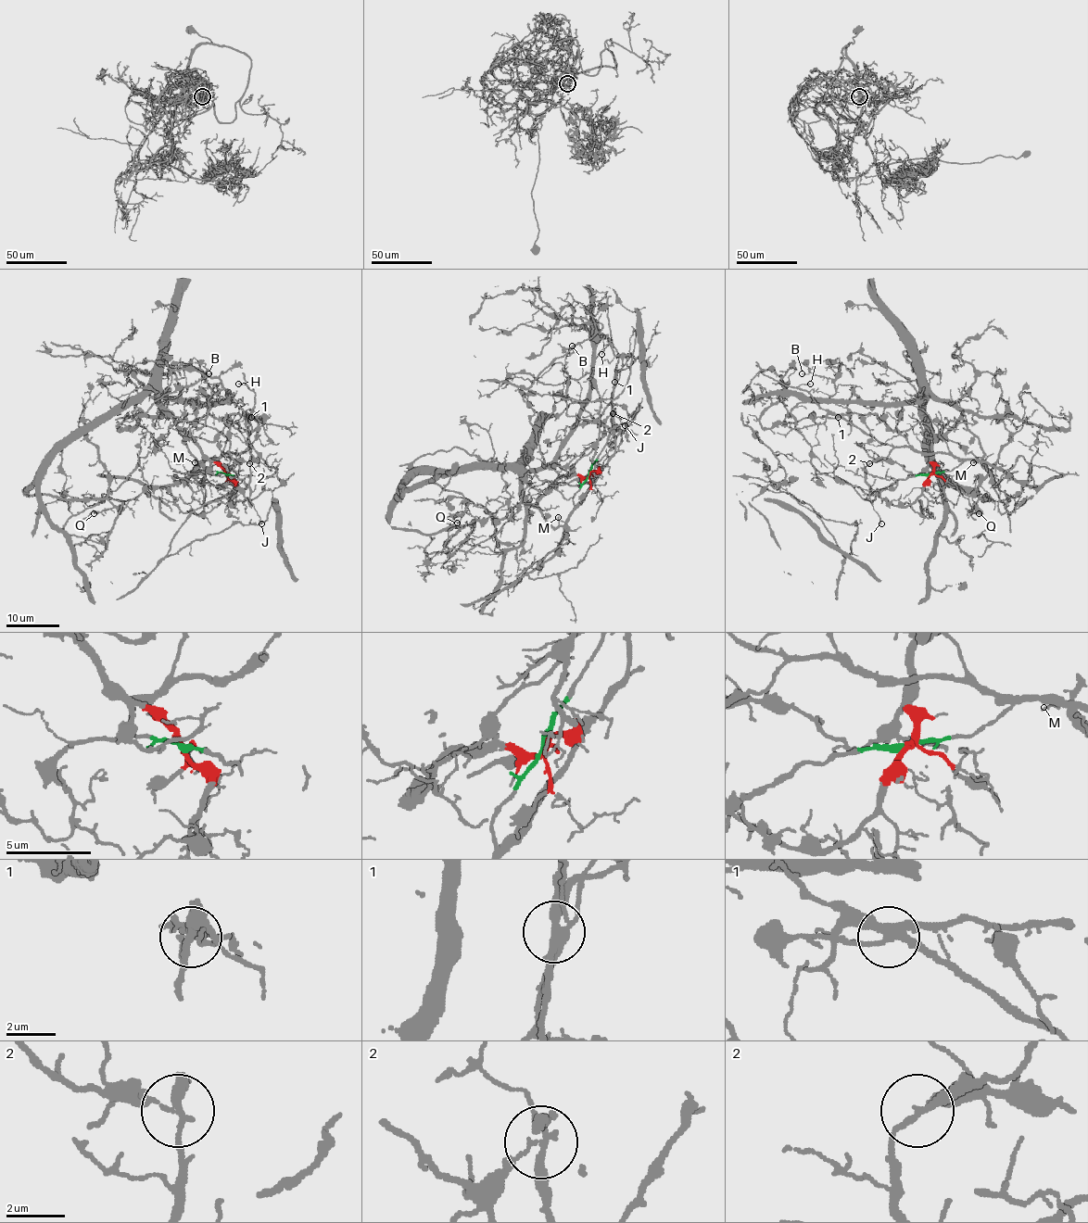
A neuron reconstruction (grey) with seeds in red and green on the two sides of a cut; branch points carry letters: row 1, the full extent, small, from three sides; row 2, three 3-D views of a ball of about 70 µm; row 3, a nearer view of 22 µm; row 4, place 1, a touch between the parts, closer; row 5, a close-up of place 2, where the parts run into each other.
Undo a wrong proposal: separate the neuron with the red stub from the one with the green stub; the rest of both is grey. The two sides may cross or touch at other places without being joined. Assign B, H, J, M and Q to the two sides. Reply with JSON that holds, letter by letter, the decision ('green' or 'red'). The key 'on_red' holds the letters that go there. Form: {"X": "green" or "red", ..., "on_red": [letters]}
{"B": "red", "H": "green", "J": "green", "M": "green", "Q": "red", "on_red": ["B", "Q"]}

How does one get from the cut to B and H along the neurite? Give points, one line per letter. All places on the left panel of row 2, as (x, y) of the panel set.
B: (226, 473), (159, 402), (161, 397), (224, 402), (226, 398), (212, 392), (200, 377), (208, 372)
H: (226, 473), (212, 471), (211, 461), (221, 454), (243, 452), (251, 446), (248, 434), (255, 393), (238, 384)

